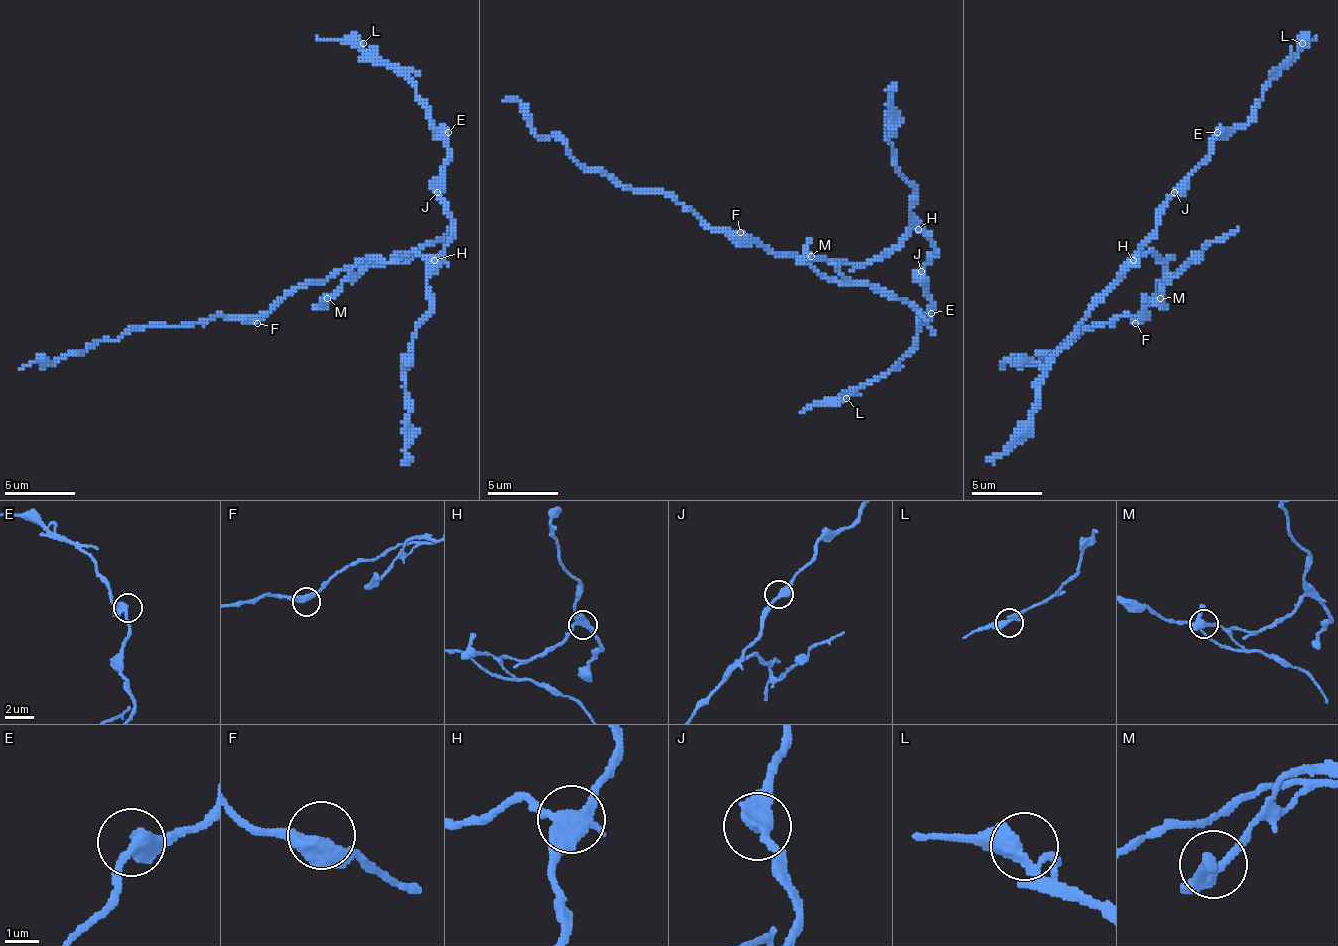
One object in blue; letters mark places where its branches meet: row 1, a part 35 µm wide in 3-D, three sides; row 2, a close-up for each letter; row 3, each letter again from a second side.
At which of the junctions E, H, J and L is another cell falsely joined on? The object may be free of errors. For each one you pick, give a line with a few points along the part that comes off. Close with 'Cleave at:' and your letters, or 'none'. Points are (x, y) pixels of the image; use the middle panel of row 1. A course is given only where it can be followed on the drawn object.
H: course (917, 228), (829, 281), (588, 172), (503, 101)
Cleave at: H

